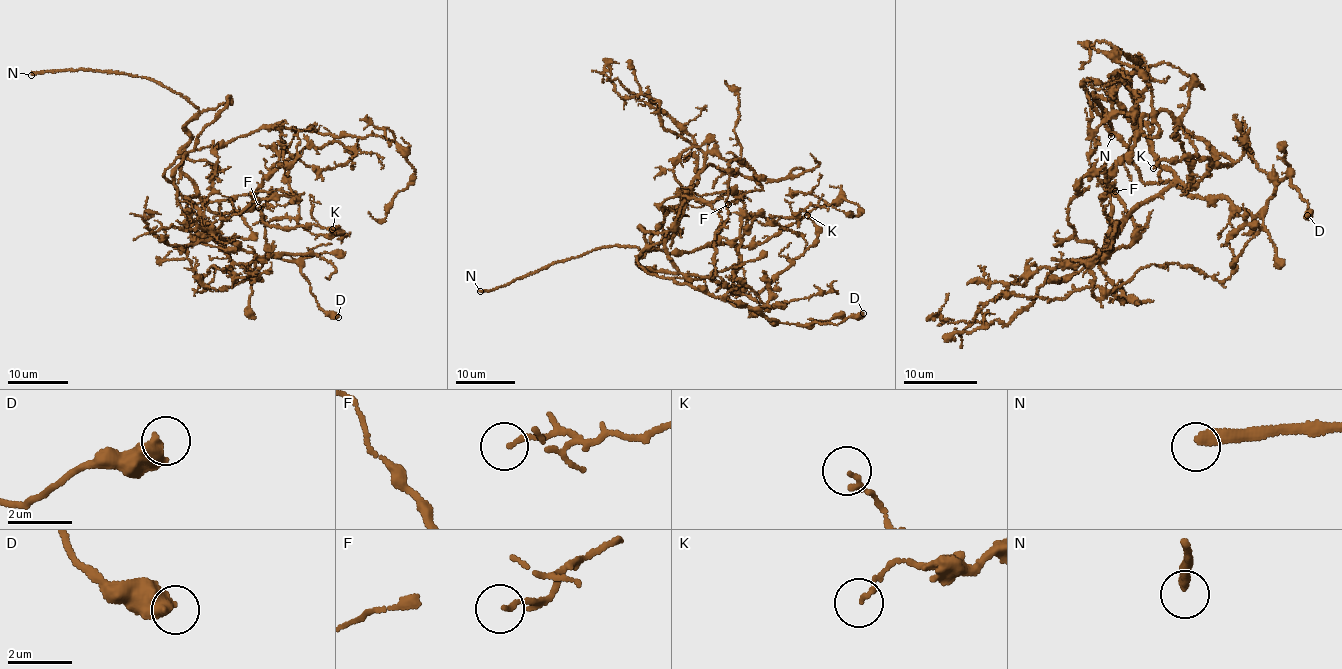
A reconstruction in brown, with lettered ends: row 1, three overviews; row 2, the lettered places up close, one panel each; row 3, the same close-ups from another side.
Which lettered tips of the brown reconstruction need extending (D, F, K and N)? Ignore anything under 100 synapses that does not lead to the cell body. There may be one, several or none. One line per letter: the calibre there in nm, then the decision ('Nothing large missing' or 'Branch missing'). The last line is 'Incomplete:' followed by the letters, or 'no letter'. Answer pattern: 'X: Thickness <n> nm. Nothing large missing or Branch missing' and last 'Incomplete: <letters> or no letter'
D: Thickness 600 nm. Nothing large missing
F: Thickness 130 nm. Nothing large missing
K: Thickness 140 nm. Nothing large missing
N: Thickness 260 nm. Branch missing
Incomplete: N

